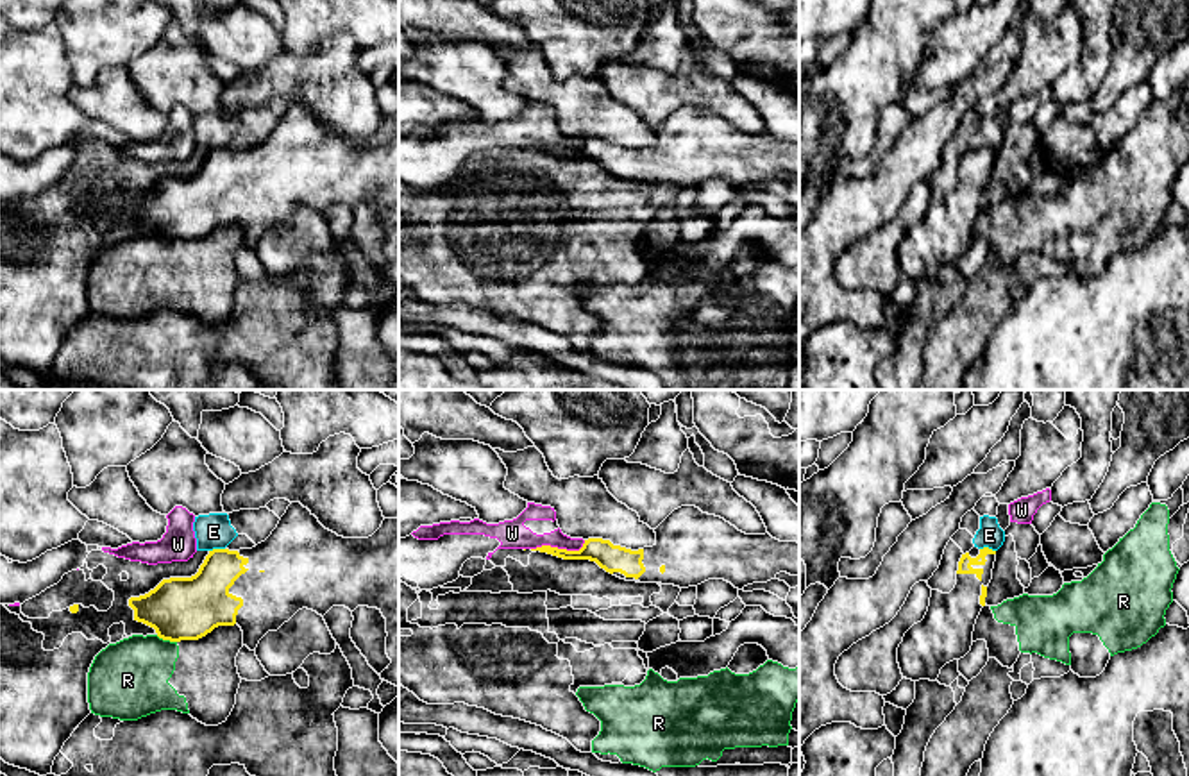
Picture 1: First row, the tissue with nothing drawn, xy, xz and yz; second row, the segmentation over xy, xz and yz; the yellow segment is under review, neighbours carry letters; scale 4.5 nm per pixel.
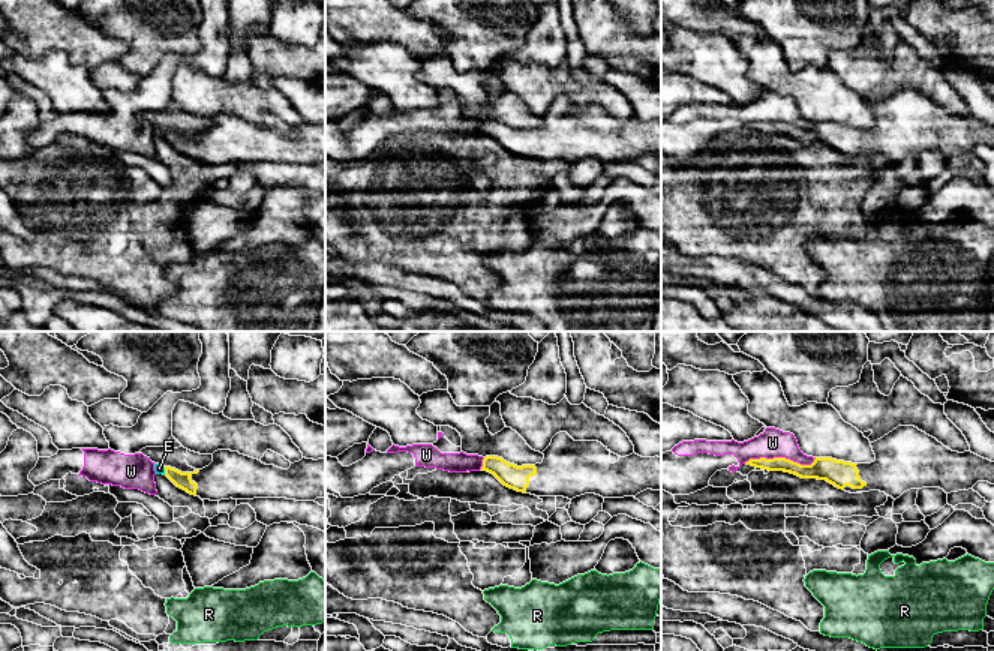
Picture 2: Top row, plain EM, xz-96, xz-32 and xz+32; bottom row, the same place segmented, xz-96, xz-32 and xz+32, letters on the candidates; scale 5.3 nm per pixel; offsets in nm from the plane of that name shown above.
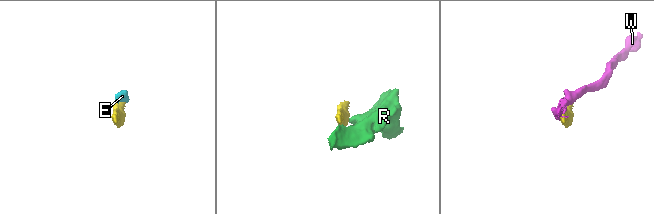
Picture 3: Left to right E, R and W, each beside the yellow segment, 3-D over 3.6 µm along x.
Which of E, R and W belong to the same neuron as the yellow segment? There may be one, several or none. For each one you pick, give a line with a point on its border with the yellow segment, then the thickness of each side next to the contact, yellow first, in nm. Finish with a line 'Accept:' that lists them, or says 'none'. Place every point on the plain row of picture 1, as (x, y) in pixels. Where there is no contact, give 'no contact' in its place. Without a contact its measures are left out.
Accept: none

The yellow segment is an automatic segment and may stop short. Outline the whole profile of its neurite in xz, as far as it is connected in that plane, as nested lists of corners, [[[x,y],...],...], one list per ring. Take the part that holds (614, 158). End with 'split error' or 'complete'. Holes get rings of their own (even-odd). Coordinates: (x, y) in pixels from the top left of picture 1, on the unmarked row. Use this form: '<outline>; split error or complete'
[[[696,105],[674,109],[656,129],[656,143],[631,150],[610,139],[588,138],[579,150],[542,145],[531,150],[547,152],[563,159],[590,159],[606,172],[640,182],[662,182],[679,188],[697,186],[708,179],[724,179],[742,190],[753,182],[767,182],[780,172],[799,175],[799,143],[780,141],[769,132],[746,134],[721,116],[703,113]]]; split error

